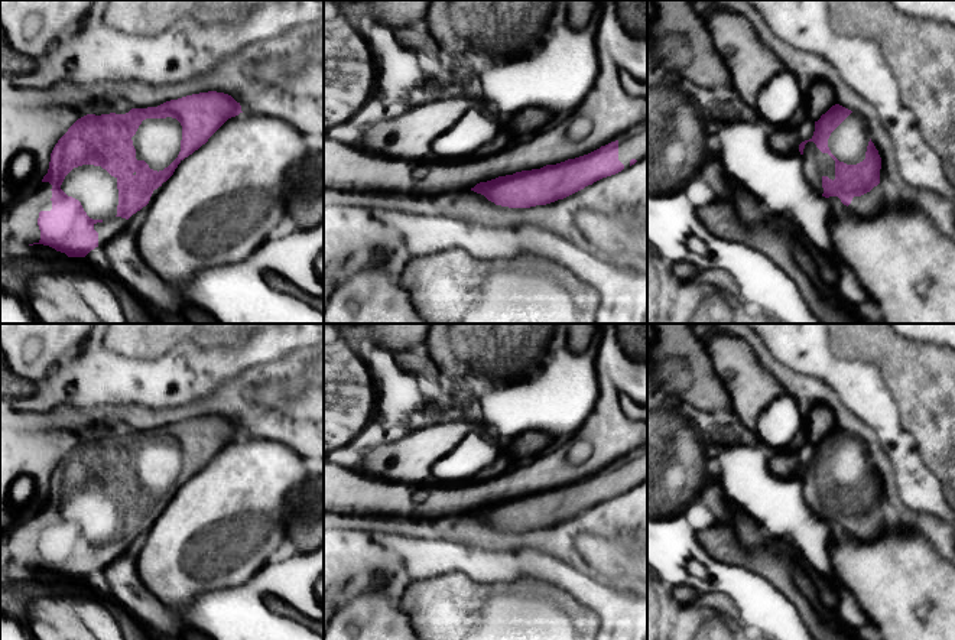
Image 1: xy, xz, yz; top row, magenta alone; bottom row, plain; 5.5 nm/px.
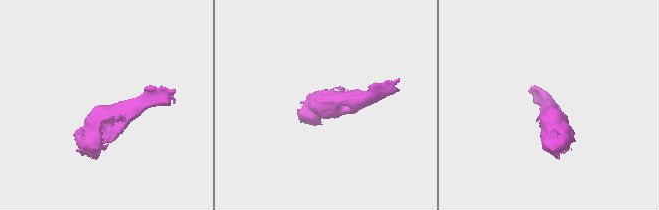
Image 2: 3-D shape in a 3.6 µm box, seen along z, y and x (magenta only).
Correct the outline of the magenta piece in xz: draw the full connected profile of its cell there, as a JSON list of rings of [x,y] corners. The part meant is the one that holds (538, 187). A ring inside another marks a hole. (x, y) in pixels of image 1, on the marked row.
[[[647,124],[588,155],[480,182],[471,191],[509,208],[546,205],[615,175],[644,156],[647,156]]]

